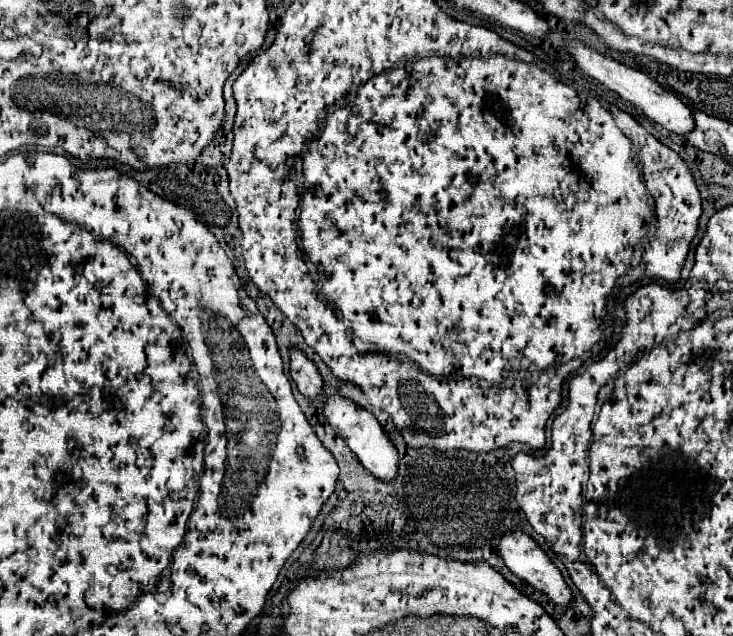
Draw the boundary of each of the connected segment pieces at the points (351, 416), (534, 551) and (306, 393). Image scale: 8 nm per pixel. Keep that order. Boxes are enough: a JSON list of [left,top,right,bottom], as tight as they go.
[[325,397,399,483],[499,531,573,607],[291,349,323,401]]

